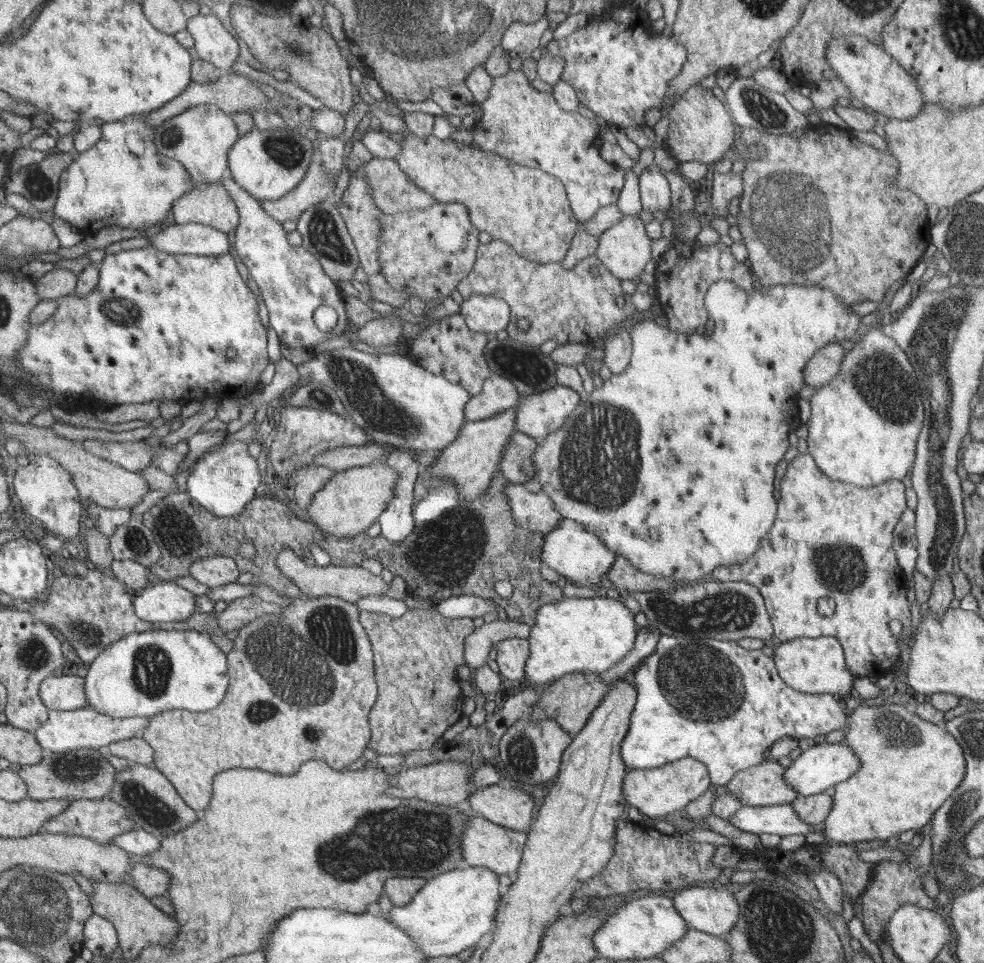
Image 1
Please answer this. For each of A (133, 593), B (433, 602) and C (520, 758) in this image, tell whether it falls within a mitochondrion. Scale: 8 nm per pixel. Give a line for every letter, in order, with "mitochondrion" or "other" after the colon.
A: other
B: other
C: mitochondrion

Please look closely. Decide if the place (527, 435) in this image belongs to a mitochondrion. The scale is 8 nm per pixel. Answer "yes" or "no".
no

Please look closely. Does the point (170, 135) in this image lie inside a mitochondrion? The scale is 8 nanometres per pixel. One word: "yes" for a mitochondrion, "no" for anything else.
yes

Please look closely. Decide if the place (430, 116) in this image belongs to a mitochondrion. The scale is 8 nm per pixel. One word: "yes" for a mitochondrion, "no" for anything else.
no

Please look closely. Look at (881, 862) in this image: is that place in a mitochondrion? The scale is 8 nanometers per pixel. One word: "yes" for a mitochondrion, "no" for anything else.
no

